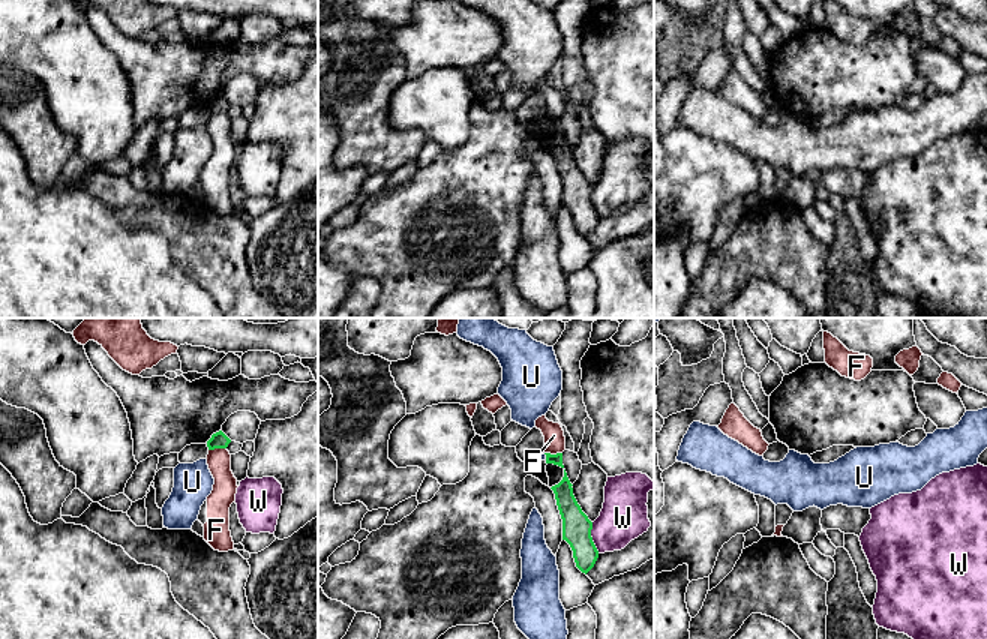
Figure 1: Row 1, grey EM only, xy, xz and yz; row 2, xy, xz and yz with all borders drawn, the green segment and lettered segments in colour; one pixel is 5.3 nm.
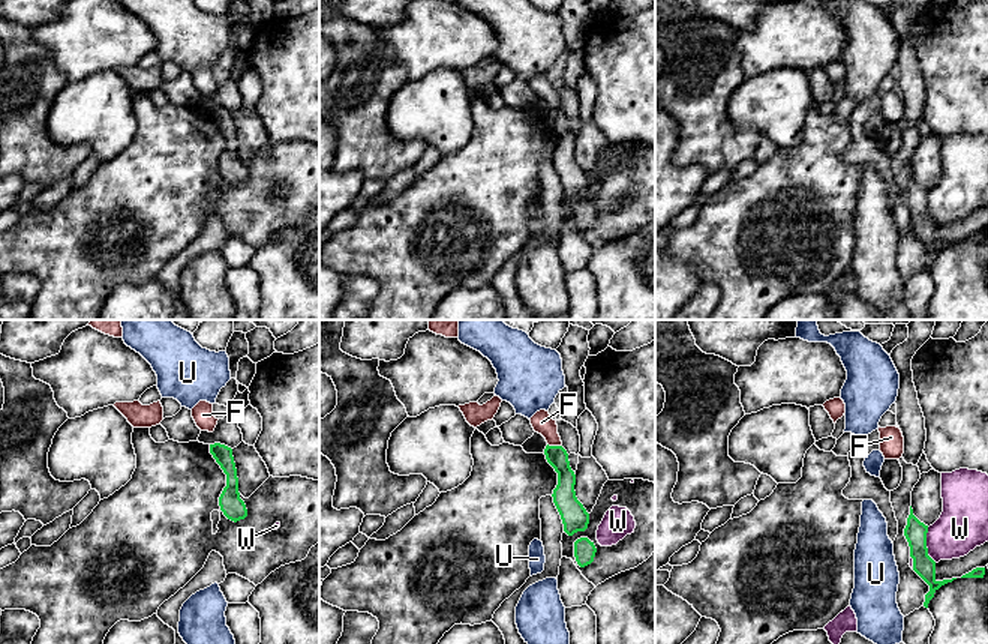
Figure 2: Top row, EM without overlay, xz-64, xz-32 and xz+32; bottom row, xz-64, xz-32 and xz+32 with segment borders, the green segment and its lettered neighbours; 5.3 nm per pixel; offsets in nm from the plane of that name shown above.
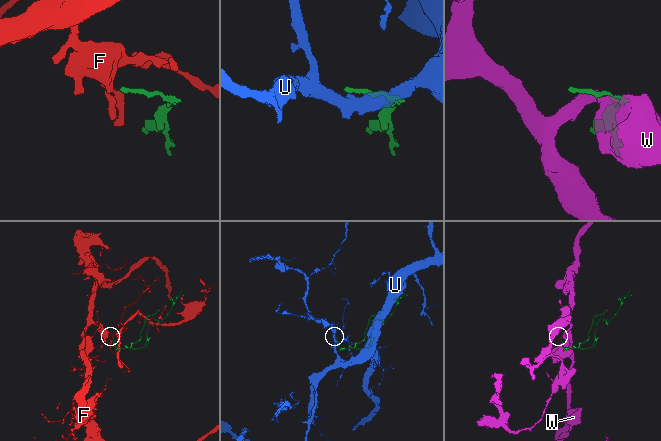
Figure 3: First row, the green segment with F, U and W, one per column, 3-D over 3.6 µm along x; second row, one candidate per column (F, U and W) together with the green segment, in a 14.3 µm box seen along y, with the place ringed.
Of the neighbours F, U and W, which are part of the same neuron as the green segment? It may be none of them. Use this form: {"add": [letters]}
{"add": []}

